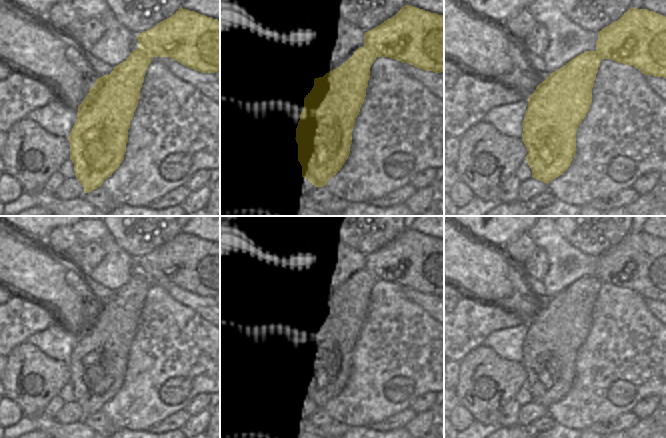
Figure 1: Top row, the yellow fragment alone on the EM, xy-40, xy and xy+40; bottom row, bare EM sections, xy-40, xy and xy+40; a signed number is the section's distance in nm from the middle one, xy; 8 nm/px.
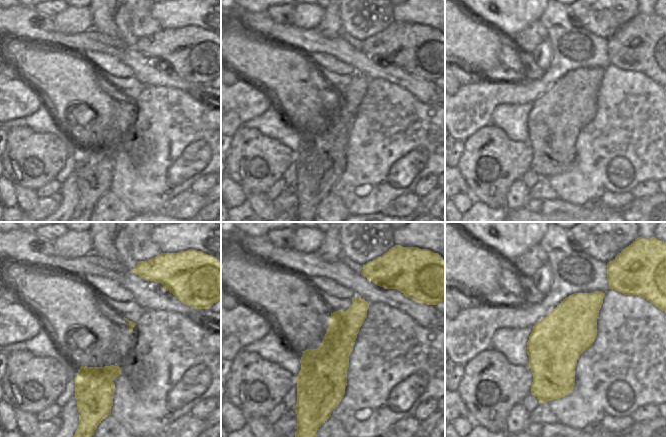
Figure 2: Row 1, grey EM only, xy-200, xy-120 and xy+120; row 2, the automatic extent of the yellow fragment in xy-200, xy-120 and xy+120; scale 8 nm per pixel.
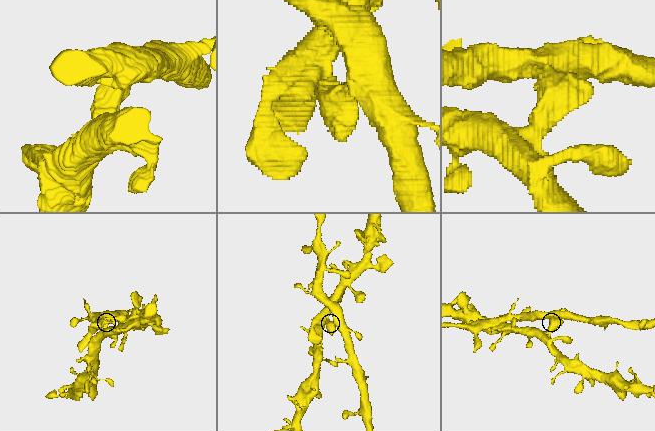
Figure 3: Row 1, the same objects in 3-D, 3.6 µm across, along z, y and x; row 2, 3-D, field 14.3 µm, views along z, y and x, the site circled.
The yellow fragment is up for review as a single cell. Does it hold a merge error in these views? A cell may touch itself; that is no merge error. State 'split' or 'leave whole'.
split

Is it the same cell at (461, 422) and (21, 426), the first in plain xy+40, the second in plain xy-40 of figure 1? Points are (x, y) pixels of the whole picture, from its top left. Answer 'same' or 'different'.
different

